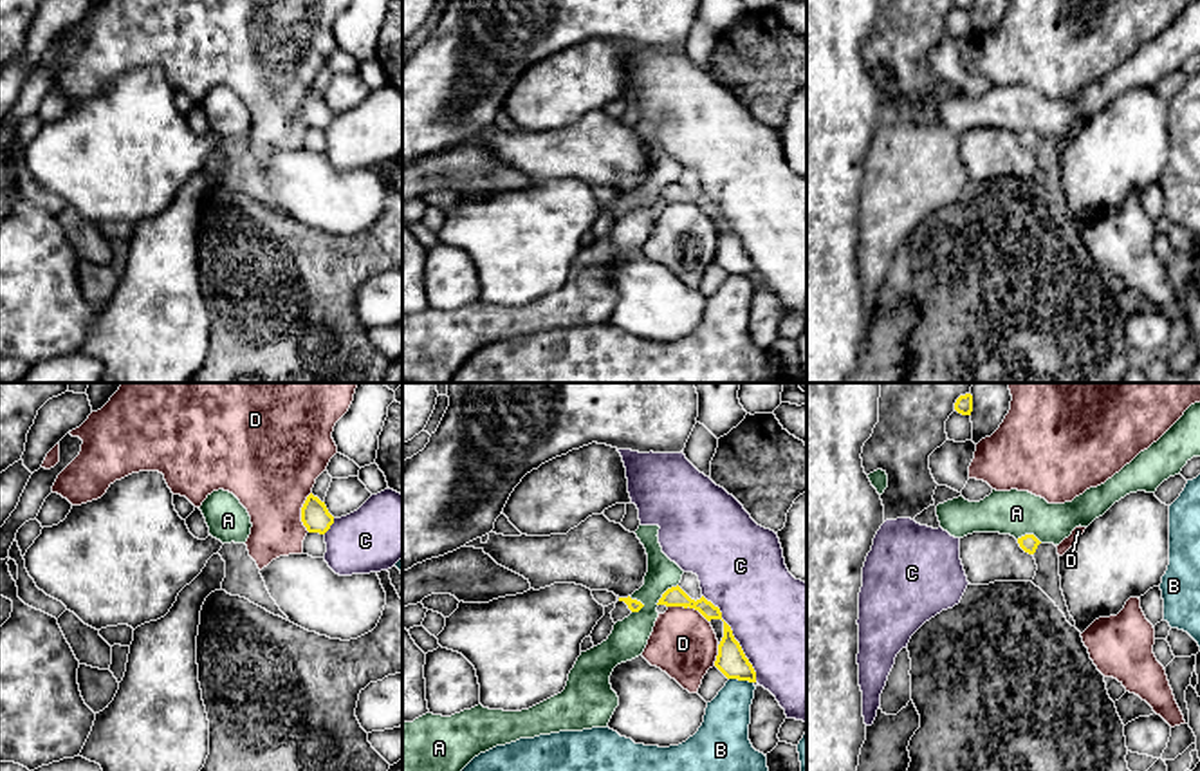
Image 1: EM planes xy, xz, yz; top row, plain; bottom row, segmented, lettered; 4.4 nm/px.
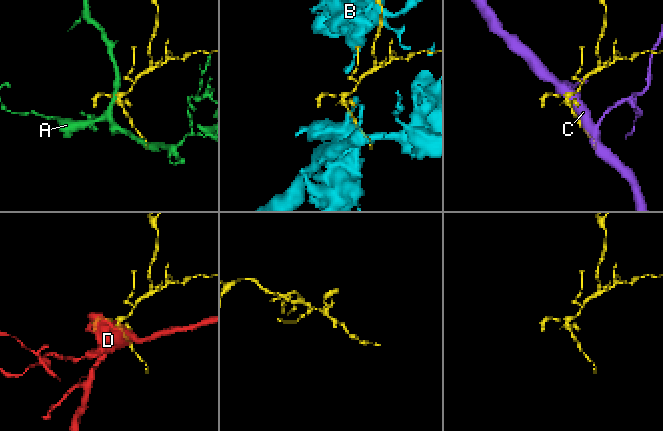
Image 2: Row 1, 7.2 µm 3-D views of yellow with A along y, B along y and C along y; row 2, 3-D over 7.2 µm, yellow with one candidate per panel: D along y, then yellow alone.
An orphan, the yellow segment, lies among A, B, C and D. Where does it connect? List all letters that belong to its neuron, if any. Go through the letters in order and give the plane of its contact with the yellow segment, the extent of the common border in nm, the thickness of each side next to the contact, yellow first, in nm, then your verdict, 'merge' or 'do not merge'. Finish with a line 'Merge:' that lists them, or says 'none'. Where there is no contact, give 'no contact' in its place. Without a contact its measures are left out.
A: contact in xz; length 90 nm; calibres 60 and 160 nm; do not merge
B: contact in xz; length 110 nm; calibres 140 and 220 nm; do not merge
C: contact in xz; length 460 nm; calibres 140 and 440 nm; do not merge
D: contact in xz; length 200 nm; calibres 90 and 300 nm; do not merge
Merge: none

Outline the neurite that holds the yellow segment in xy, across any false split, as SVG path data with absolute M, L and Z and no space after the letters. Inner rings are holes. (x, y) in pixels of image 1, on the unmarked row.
M310 88L301 103L301 117L309 128L325 130L334 119L334 112L328 108L325 98Z

